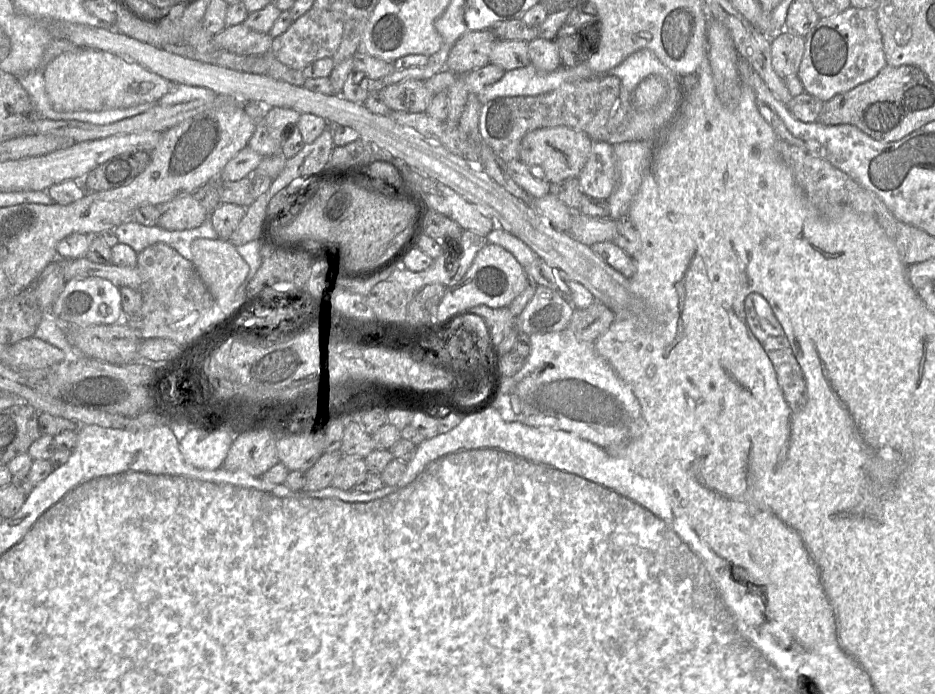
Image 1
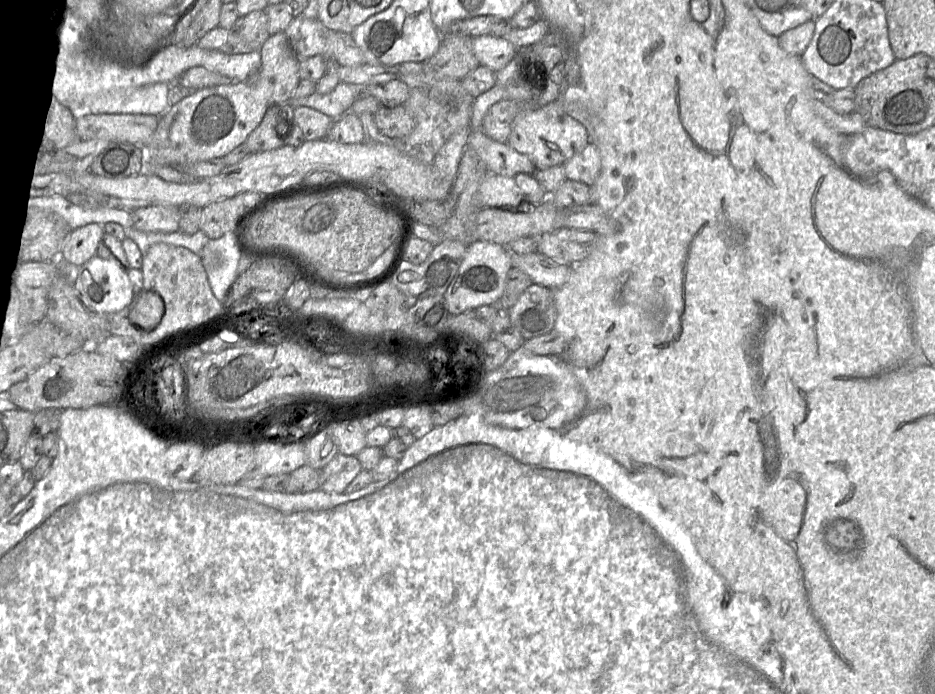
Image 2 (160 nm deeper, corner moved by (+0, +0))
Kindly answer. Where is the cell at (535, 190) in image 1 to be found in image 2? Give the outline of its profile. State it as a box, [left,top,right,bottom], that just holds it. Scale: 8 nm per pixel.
[468,129,536,177]

